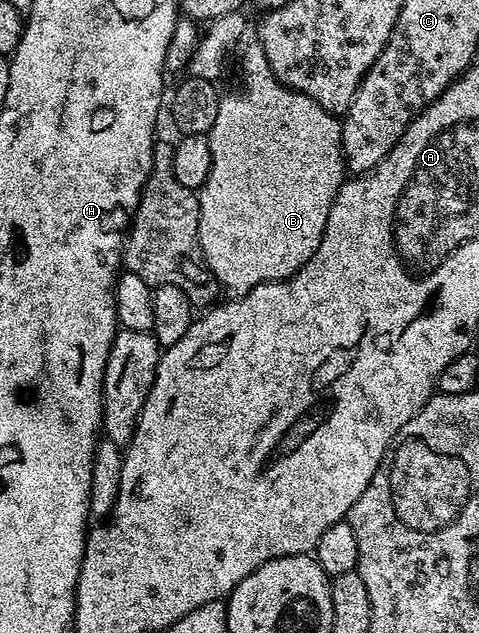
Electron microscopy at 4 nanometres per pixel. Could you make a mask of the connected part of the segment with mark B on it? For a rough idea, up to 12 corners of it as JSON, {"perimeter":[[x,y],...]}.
{"perimeter":[[261,45],[222,97],[202,260],[243,297],[320,247],[342,127]]}

